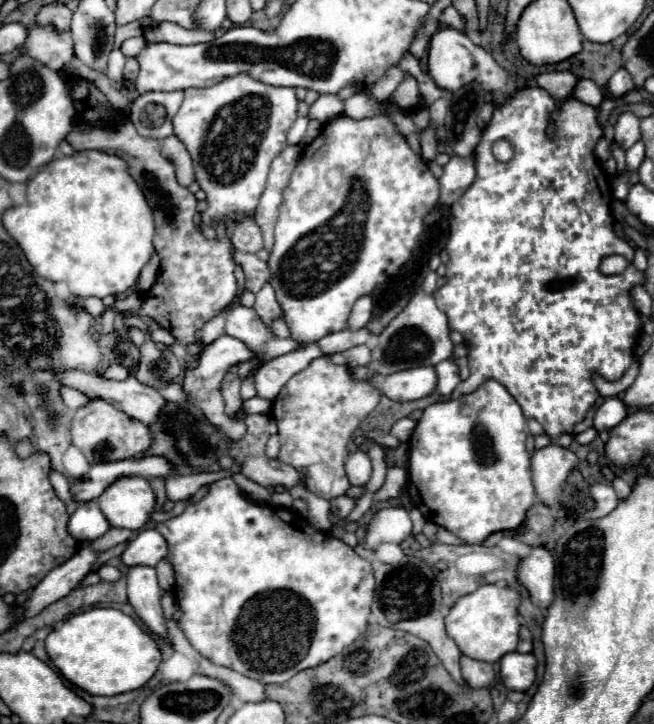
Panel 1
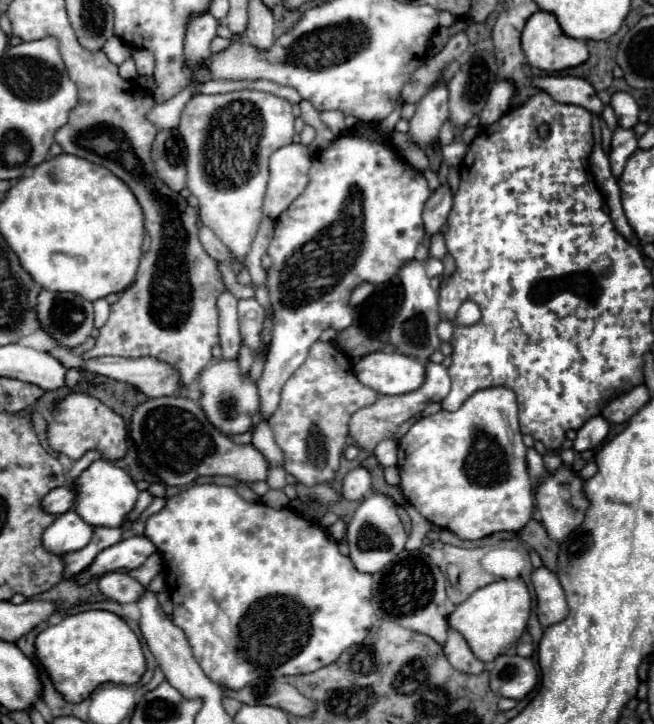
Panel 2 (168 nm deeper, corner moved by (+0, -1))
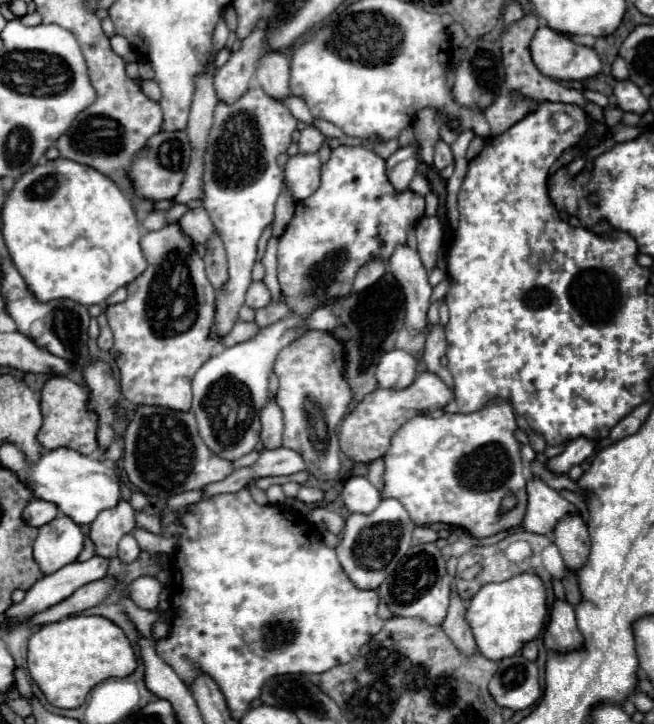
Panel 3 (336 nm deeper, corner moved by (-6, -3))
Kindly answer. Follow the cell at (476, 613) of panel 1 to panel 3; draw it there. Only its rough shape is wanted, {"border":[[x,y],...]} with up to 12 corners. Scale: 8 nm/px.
{"border":[[536,574],[482,586],[466,622],[478,652],[498,662],[544,626]]}

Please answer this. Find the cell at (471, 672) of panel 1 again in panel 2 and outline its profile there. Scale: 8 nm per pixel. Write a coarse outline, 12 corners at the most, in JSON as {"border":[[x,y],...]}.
{"border":[[448,628],[444,654],[456,670],[478,674],[482,660],[464,636]]}

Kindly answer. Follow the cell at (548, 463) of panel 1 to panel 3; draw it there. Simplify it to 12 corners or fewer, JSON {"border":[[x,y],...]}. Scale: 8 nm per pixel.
{"border":[[566,514],[554,528],[554,544],[570,570],[590,552],[580,514]]}

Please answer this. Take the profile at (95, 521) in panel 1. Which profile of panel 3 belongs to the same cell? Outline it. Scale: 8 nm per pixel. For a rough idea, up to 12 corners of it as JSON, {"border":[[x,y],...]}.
{"border":[[60,514],[44,524],[34,560],[44,574],[74,562],[84,530]]}

